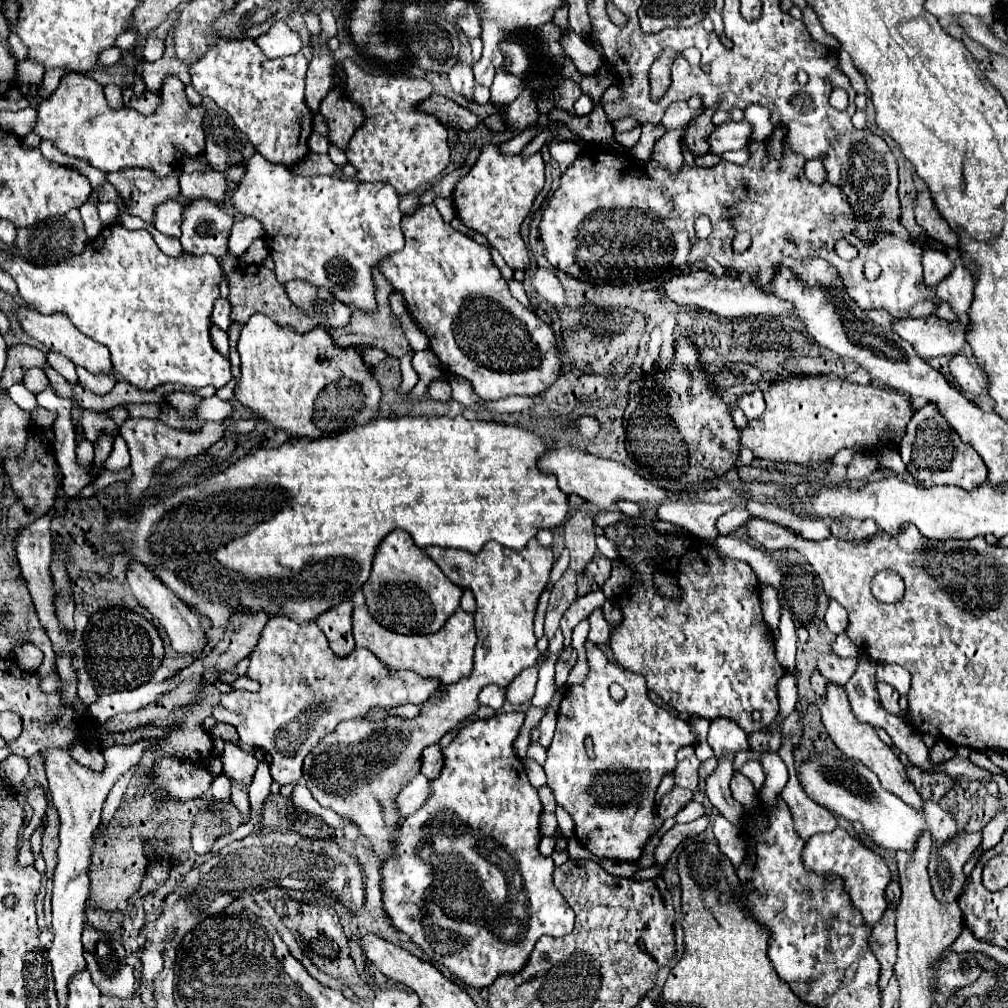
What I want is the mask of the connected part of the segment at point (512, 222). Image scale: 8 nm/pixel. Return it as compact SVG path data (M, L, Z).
M496 144L482 146L482 154L470 172L456 184L452 202L464 226L480 232L506 260L512 270L526 270L530 266L528 250L520 234L520 224L528 216L536 194L544 188L542 154L528 158L504 156Z

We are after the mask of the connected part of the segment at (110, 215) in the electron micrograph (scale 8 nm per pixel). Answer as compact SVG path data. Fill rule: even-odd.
M102 202L98 204L98 212L100 212L100 220L104 224L114 224L114 220L118 218L118 204L116 202Z

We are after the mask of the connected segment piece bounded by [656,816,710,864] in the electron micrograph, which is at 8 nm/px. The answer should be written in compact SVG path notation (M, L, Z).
M700 816L700 818L694 820L694 822L672 826L672 828L662 836L660 846L656 848L656 864L664 864L664 862L670 858L670 854L678 848L680 842L684 842L686 838L692 838L692 836L704 832L704 830L708 828L708 824L710 824L710 818L708 818L708 816Z

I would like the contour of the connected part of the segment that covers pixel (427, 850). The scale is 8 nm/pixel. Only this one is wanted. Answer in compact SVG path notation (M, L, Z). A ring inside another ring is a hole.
M496 712L492 718L474 720L458 732L458 736L452 740L452 744L448 748L444 748L444 768L442 768L442 774L436 780L432 780L432 790L434 790L432 796L416 814L408 816L402 822L402 826L398 828L398 846L396 846L398 856L390 858L382 868L382 900L384 900L384 910L386 910L388 918L392 920L394 928L406 932L428 954L428 958L446 966L450 970L450 974L454 974L458 980L462 980L474 988L486 988L500 974L506 974L506 972L514 974L514 972L522 970L522 966L528 962L528 956L534 950L534 944L540 936L544 936L544 934L546 936L566 936L574 928L574 912L570 910L570 906L566 904L562 894L552 884L554 862L552 862L552 858L542 856L538 850L538 844L542 838L540 828L538 828L538 818L542 812L538 792L526 776L524 762L518 756L514 756L514 750L512 750L512 744L516 740L522 724L524 724L524 712ZM508 896L512 896L512 922L506 916L506 910L502 910Z

